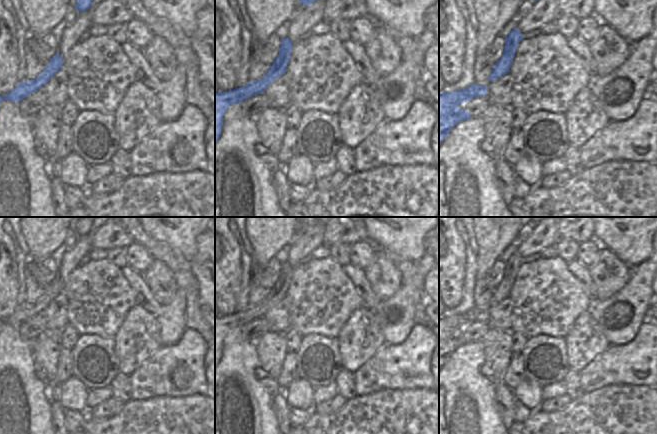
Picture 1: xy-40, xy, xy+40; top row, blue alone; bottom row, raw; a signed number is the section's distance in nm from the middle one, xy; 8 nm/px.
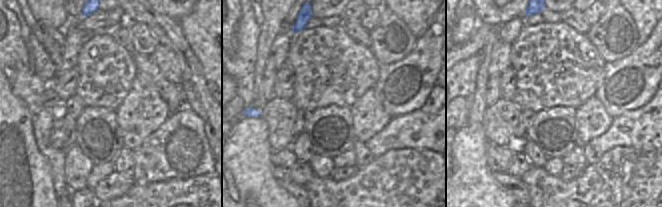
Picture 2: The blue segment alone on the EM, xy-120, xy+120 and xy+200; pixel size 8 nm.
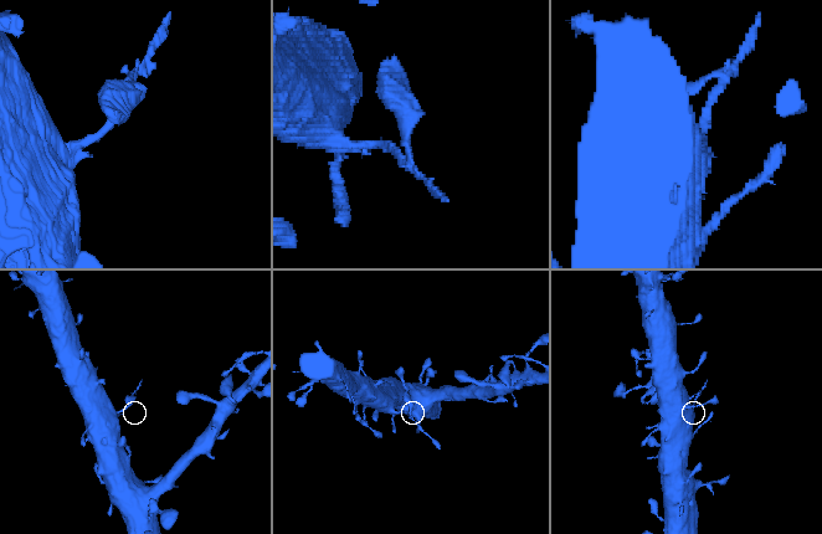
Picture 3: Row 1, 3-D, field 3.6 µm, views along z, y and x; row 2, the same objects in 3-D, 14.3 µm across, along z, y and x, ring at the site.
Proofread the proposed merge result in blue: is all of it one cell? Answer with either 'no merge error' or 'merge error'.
merge error

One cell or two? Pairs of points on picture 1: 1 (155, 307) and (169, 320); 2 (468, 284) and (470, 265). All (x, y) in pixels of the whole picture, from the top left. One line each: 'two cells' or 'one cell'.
1: two cells
2: one cell

